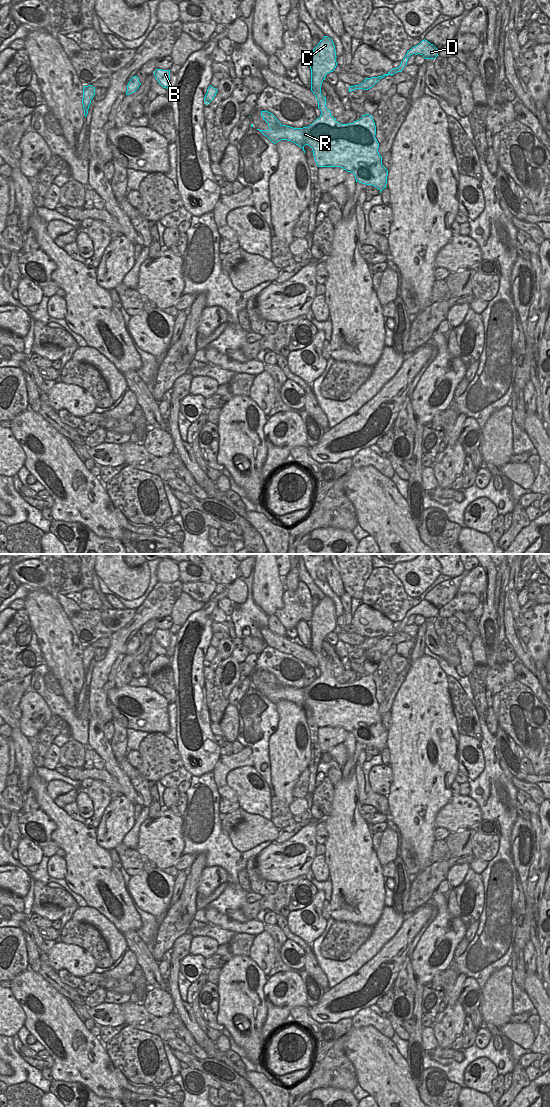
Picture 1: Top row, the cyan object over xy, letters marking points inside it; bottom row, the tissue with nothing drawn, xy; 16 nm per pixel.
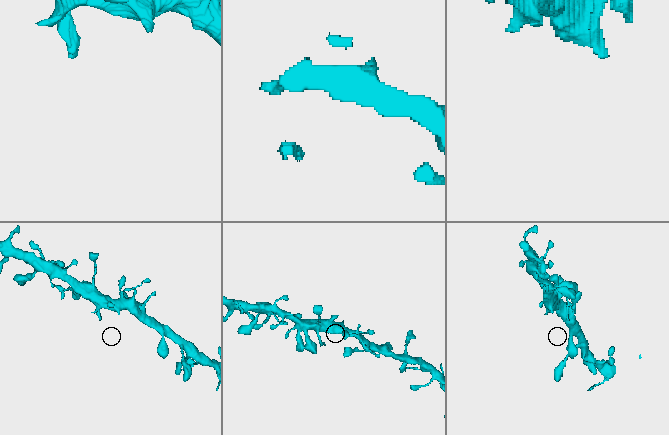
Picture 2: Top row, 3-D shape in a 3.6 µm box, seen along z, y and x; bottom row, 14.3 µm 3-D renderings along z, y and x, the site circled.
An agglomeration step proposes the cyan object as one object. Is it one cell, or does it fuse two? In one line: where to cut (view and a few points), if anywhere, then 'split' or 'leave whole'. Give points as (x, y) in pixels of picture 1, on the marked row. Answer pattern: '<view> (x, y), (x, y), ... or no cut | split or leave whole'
no cut | leave whole

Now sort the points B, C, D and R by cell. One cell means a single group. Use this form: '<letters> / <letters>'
B C D R

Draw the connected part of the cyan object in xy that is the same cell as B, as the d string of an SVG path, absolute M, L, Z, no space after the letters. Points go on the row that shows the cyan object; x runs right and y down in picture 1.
M156 69L154 71L154 76L163 88L167 89L169 87L169 85L170 85L170 70Z

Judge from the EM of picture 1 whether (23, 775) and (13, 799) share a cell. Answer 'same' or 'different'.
different

